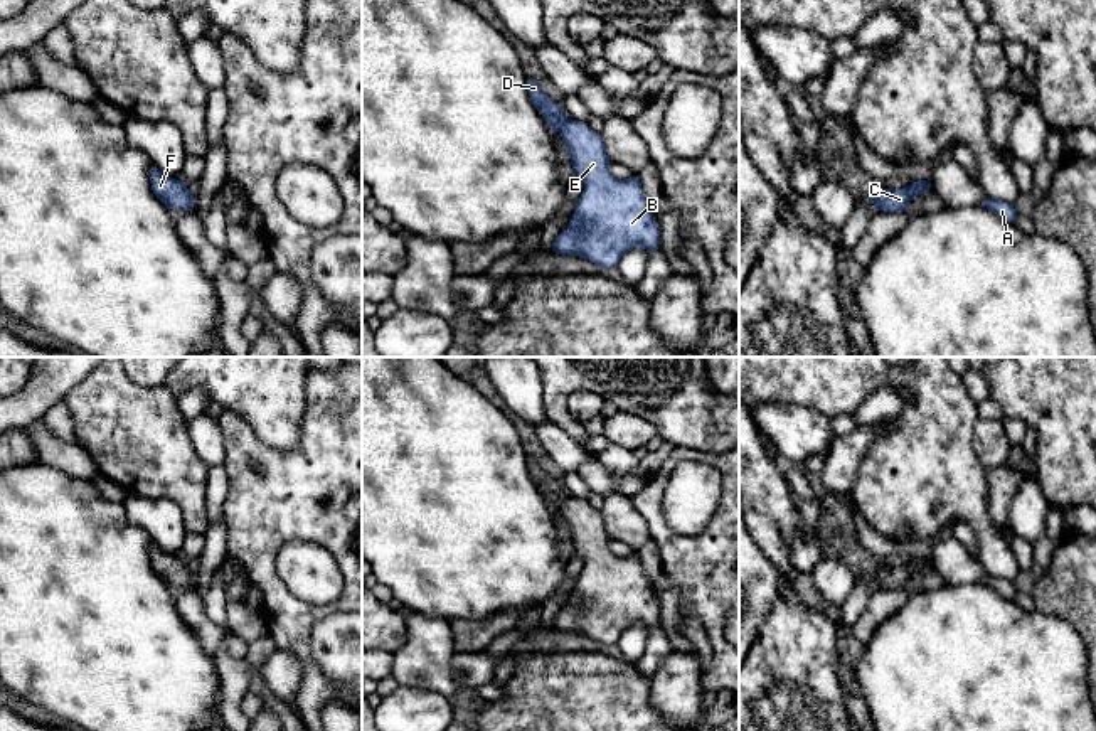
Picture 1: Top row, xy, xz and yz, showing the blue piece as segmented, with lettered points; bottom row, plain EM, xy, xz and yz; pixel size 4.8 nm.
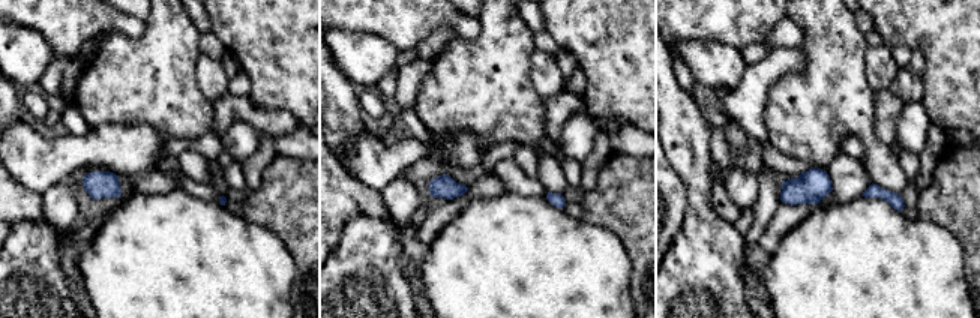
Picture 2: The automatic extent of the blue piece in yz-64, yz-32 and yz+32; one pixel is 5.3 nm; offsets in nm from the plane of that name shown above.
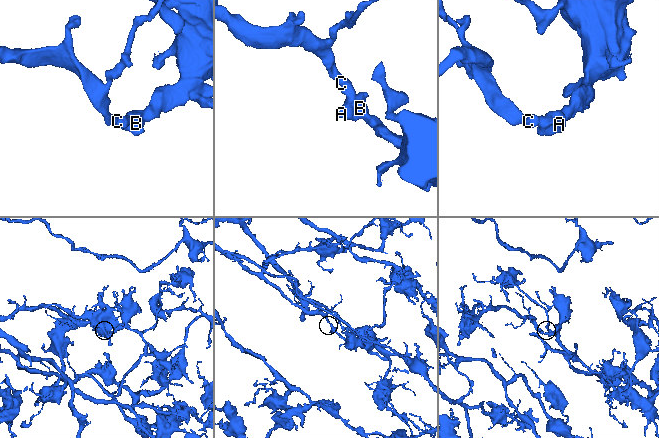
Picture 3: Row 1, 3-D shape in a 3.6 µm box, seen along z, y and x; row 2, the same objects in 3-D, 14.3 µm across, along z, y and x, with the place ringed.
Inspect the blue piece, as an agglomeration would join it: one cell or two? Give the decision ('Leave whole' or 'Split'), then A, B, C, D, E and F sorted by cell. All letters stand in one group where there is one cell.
Leave whole. Groups: A B C D E F

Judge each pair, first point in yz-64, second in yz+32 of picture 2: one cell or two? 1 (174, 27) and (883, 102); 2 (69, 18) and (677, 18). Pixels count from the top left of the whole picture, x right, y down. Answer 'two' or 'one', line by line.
1: two
2: one

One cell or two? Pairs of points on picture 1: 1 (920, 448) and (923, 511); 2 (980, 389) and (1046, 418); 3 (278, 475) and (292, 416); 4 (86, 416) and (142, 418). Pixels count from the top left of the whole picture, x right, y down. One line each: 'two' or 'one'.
1: one
2: two
3: two
4: one

